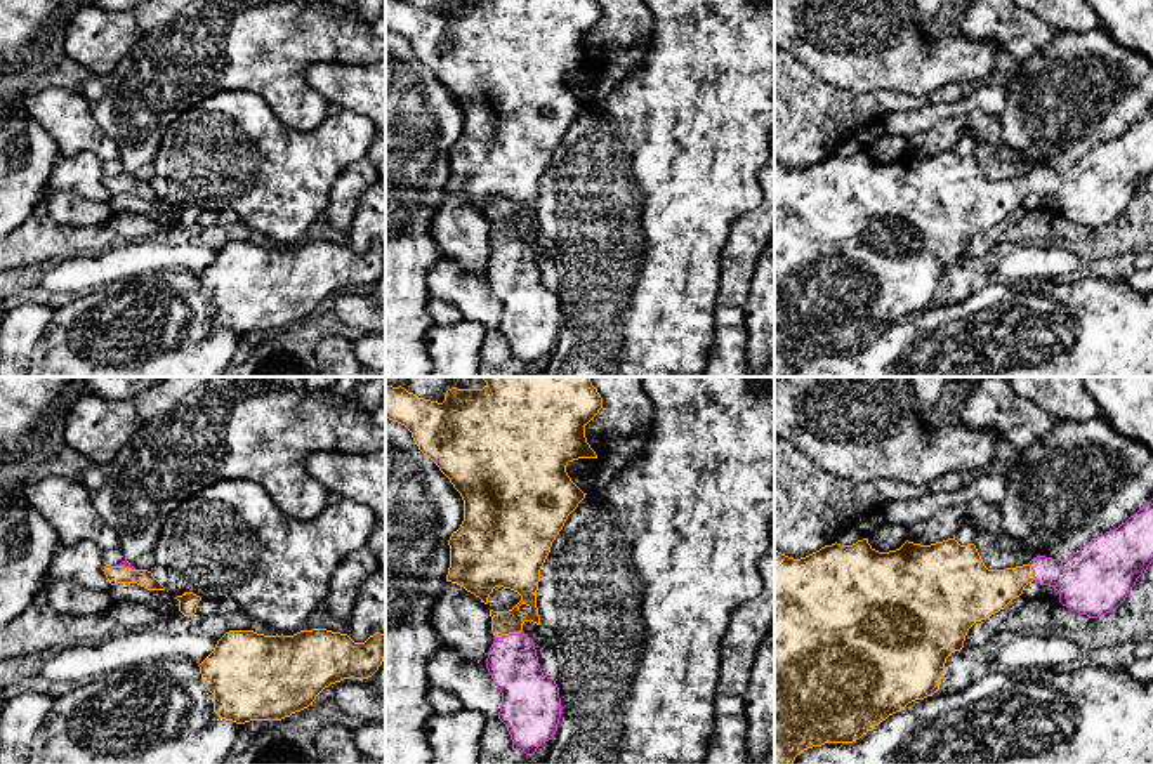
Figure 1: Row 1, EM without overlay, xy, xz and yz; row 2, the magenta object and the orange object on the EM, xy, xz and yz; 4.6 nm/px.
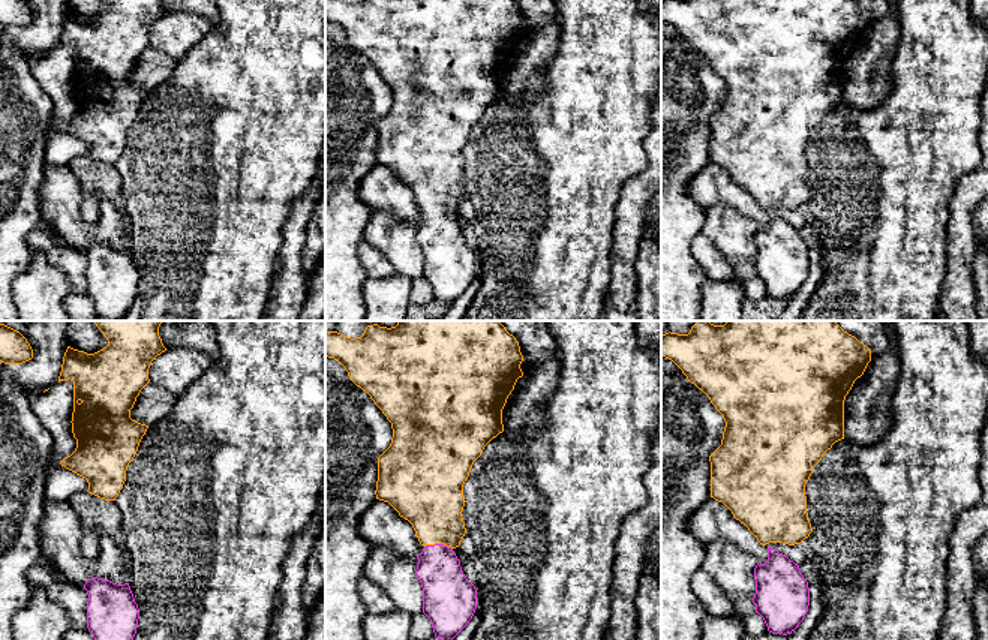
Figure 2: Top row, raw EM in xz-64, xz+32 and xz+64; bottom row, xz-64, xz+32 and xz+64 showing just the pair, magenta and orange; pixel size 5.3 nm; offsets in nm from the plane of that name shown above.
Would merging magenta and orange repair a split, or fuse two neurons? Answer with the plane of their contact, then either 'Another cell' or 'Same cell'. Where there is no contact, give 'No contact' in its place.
Touches magenta in xz. Same cell

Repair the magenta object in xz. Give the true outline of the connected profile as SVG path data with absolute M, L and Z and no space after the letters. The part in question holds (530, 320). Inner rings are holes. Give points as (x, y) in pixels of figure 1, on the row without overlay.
M385 0L385 30L412 43L418 61L439 78L464 111L464 132L448 151L446 193L464 198L484 215L495 198L521 207L509 222L490 221L495 252L488 262L486 280L502 304L498 330L511 346L512 361L526 366L533 366L542 354L554 349L561 330L561 309L556 292L542 283L535 254L523 243L523 234L540 236L537 219L540 181L568 127L587 106L571 92L566 76L578 69L597 69L587 54L585 36L601 19L603 9L597 0L448 0L443 14L418 9L406 0Z

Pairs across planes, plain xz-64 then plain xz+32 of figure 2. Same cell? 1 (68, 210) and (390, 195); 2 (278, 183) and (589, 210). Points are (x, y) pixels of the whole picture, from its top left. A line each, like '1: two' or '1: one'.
1: one
2: one

